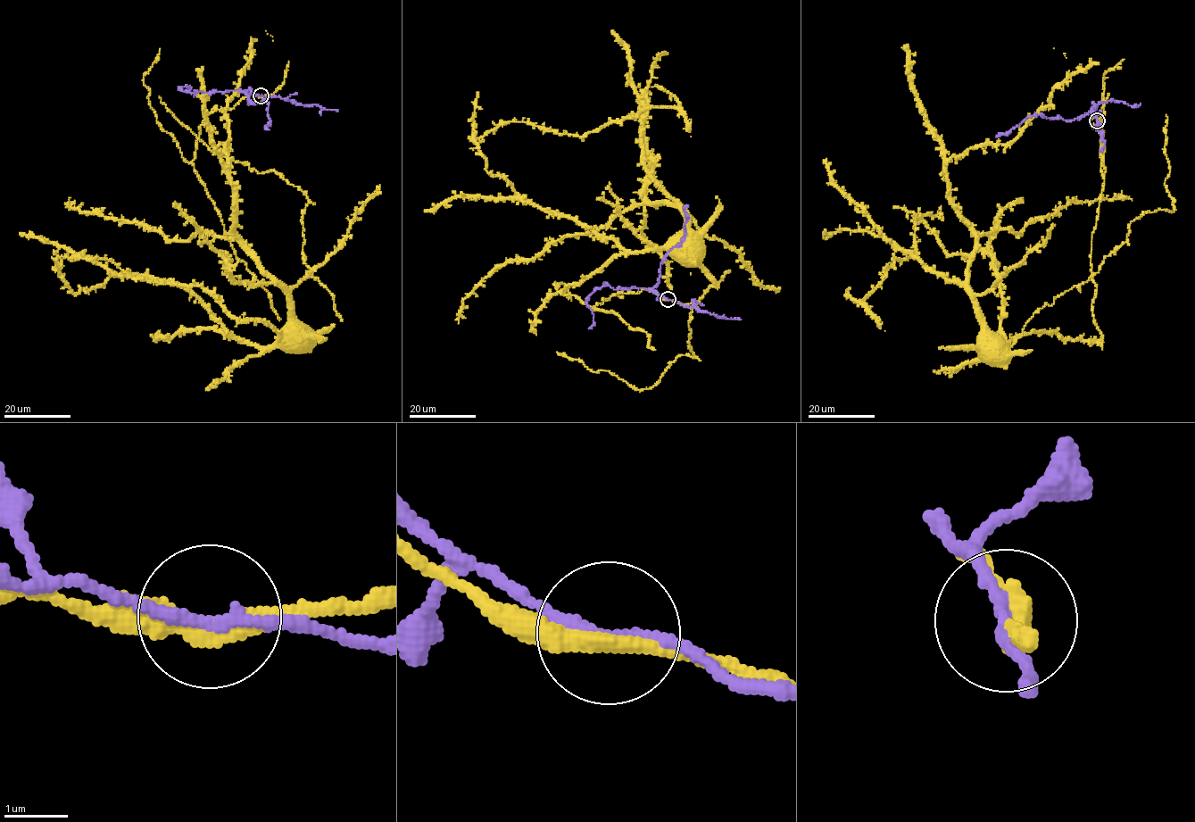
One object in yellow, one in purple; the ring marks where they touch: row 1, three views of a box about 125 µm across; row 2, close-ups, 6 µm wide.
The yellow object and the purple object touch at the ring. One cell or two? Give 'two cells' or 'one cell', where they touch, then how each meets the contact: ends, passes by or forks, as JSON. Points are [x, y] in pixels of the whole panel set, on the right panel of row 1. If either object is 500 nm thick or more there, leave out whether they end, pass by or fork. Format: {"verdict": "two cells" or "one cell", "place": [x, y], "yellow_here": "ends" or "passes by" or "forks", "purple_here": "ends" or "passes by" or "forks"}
{"verdict": "two cells", "place": [1097, 120], "yellow_here": "passes by", "purple_here": "passes by"}

